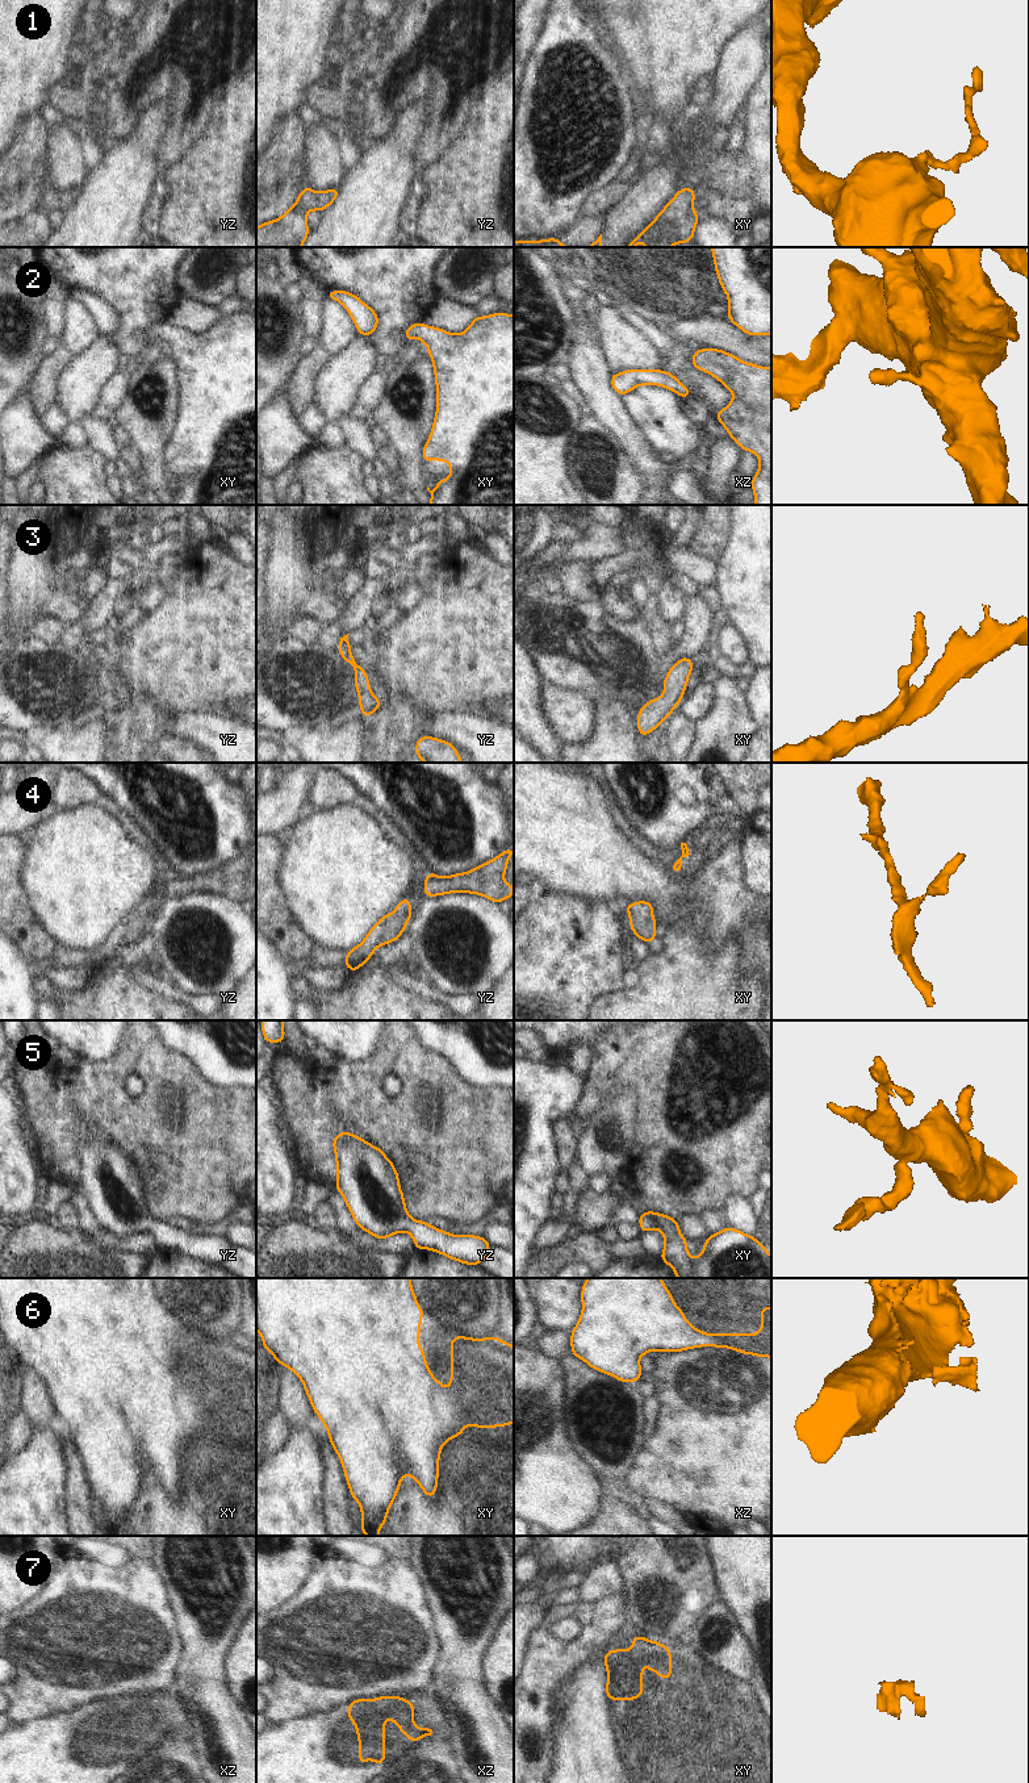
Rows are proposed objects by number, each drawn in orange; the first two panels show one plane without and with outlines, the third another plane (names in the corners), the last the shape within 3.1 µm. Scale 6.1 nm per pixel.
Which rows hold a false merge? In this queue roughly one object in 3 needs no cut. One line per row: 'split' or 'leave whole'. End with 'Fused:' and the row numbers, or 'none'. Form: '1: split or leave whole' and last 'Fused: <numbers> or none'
1: leave whole
2: leave whole
3: leave whole
4: leave whole
5: leave whole
6: split
7: split
Fused: 6, 7

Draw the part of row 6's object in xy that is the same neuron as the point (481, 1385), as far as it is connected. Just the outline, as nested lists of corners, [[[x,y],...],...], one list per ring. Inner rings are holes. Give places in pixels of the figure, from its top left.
[[[498,1336],[452,1337],[449,1395],[463,1425],[490,1429],[514,1424],[514,1346]]]

